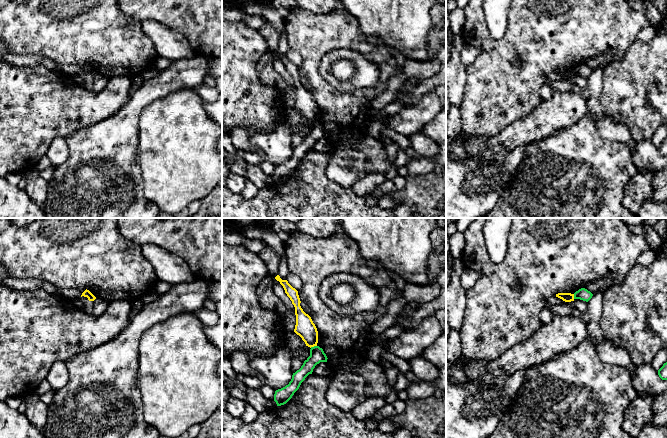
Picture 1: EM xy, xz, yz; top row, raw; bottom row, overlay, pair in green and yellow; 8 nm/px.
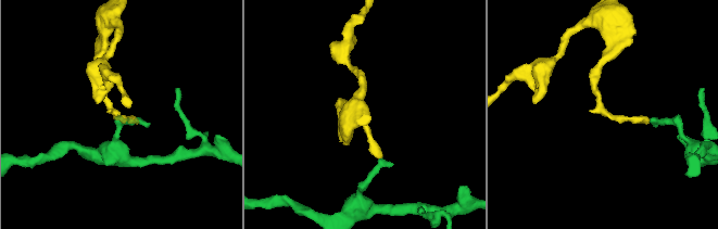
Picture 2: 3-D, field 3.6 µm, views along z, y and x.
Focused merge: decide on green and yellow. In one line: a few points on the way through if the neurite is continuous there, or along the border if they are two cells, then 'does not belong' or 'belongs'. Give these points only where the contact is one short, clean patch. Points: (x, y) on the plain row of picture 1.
border along xz (316, 121), (310, 123); does not belong

